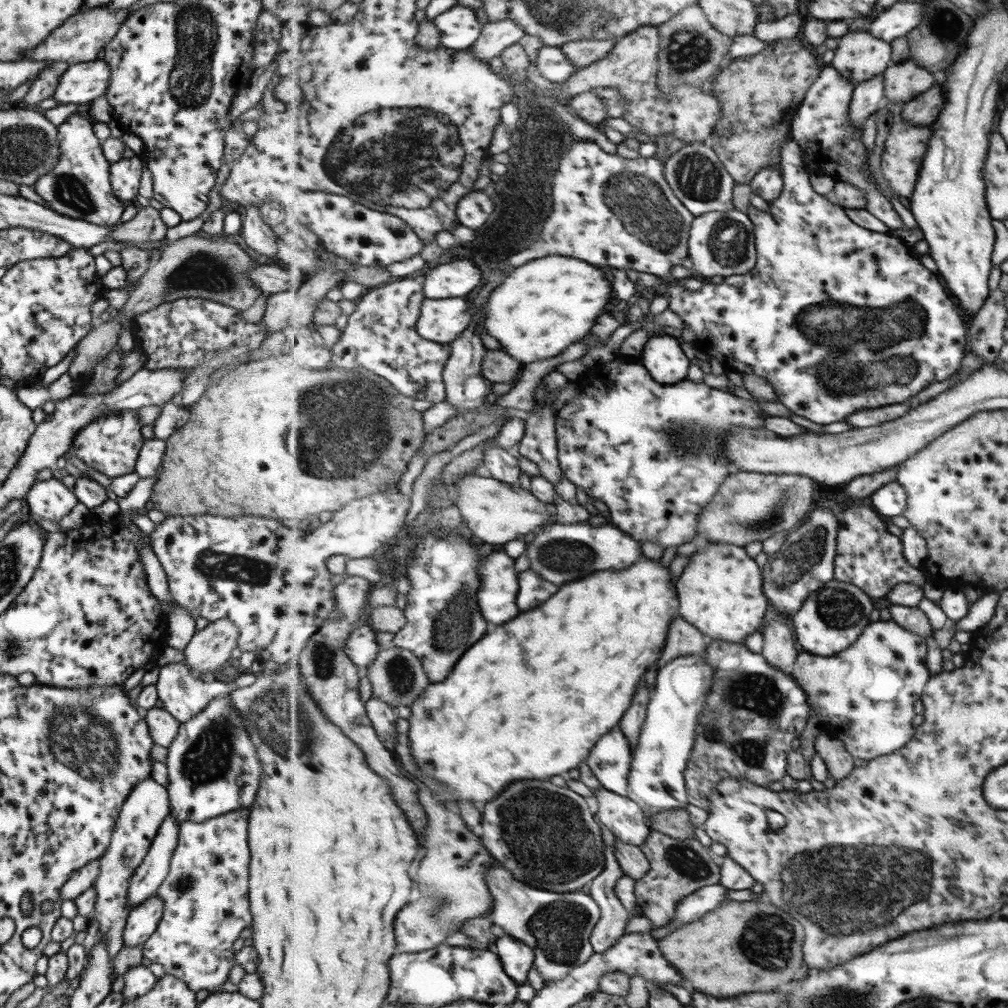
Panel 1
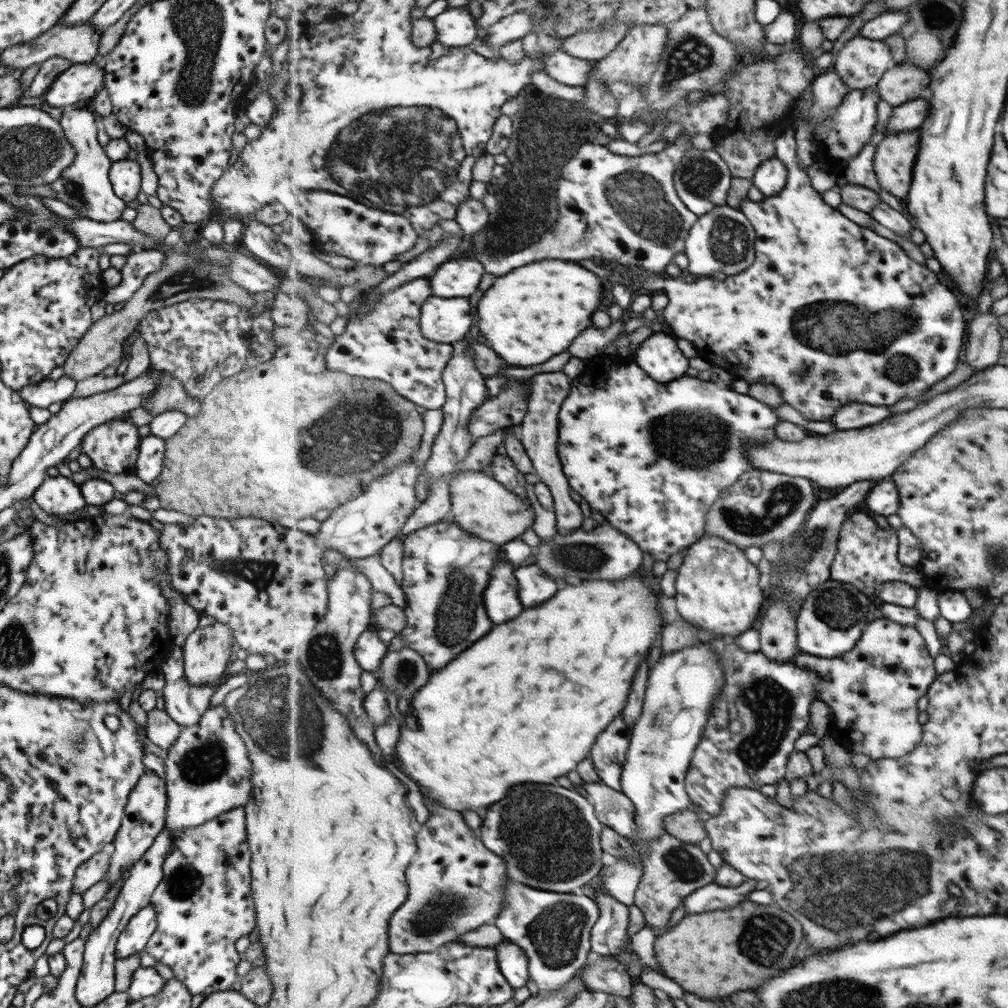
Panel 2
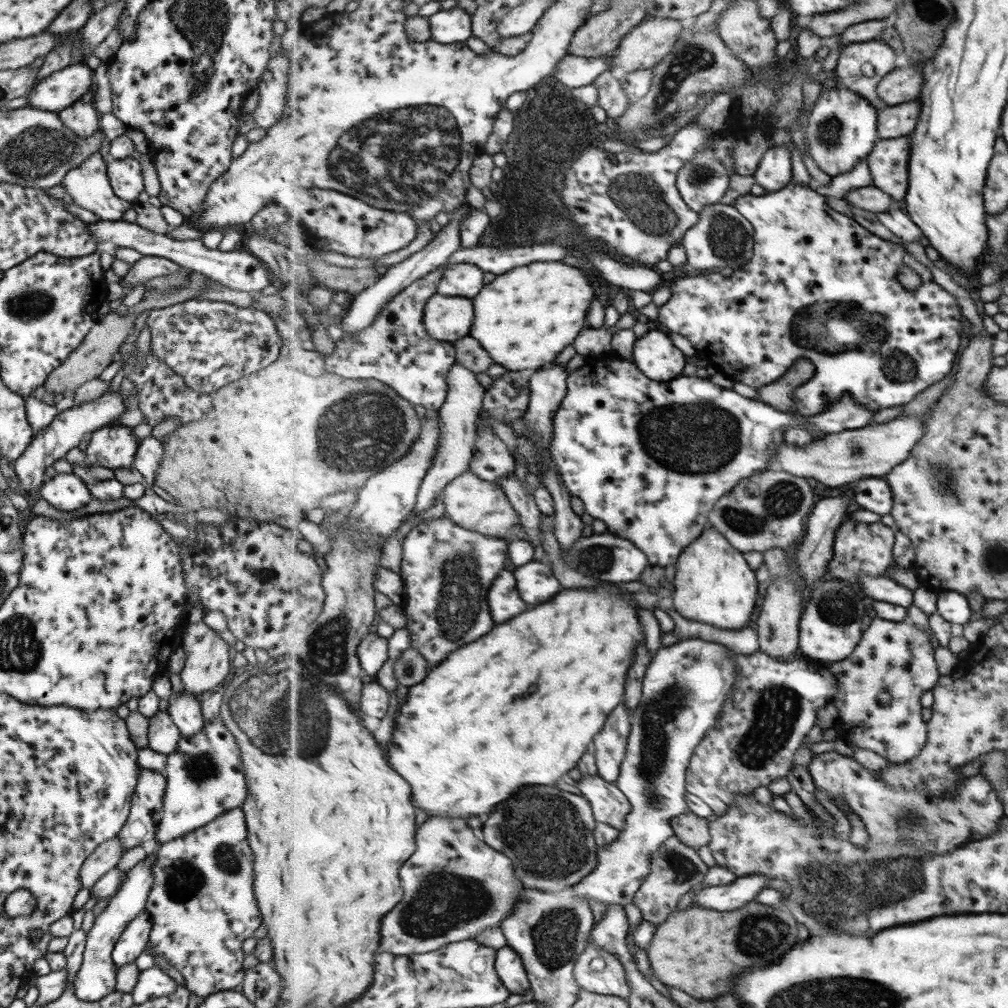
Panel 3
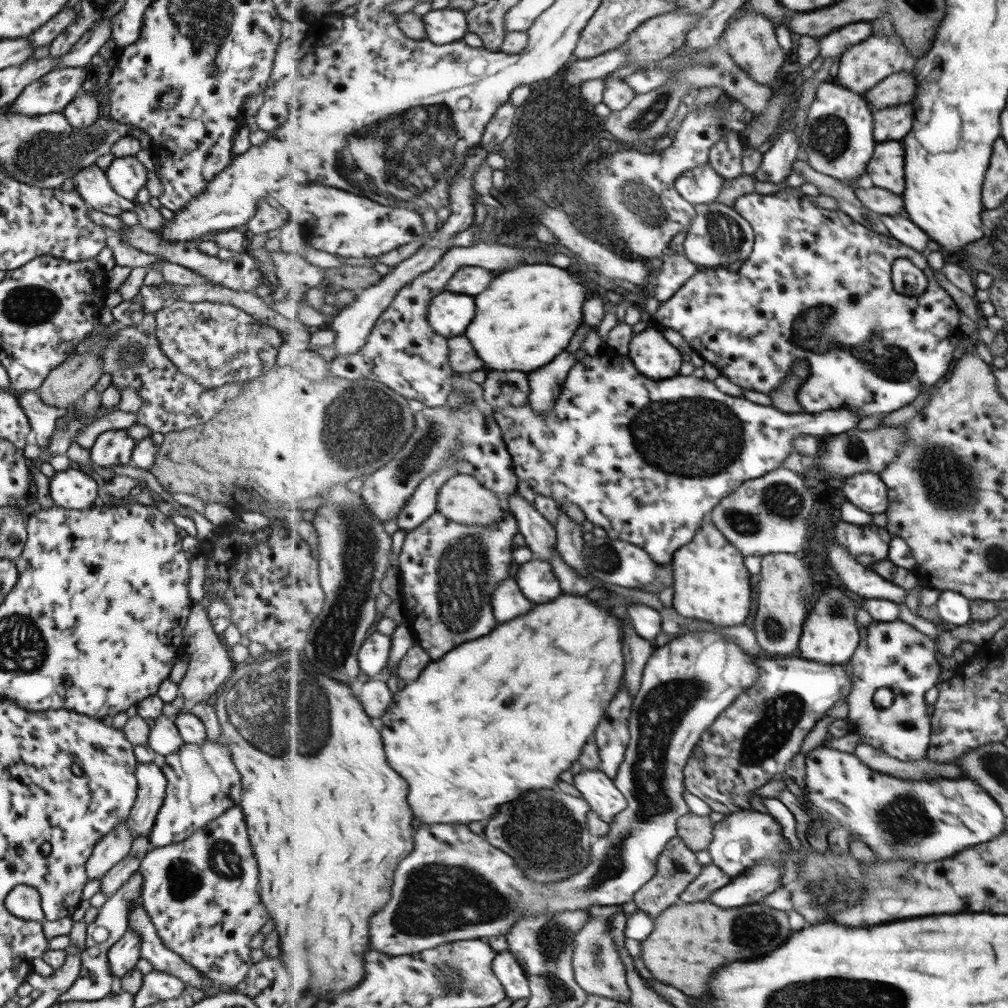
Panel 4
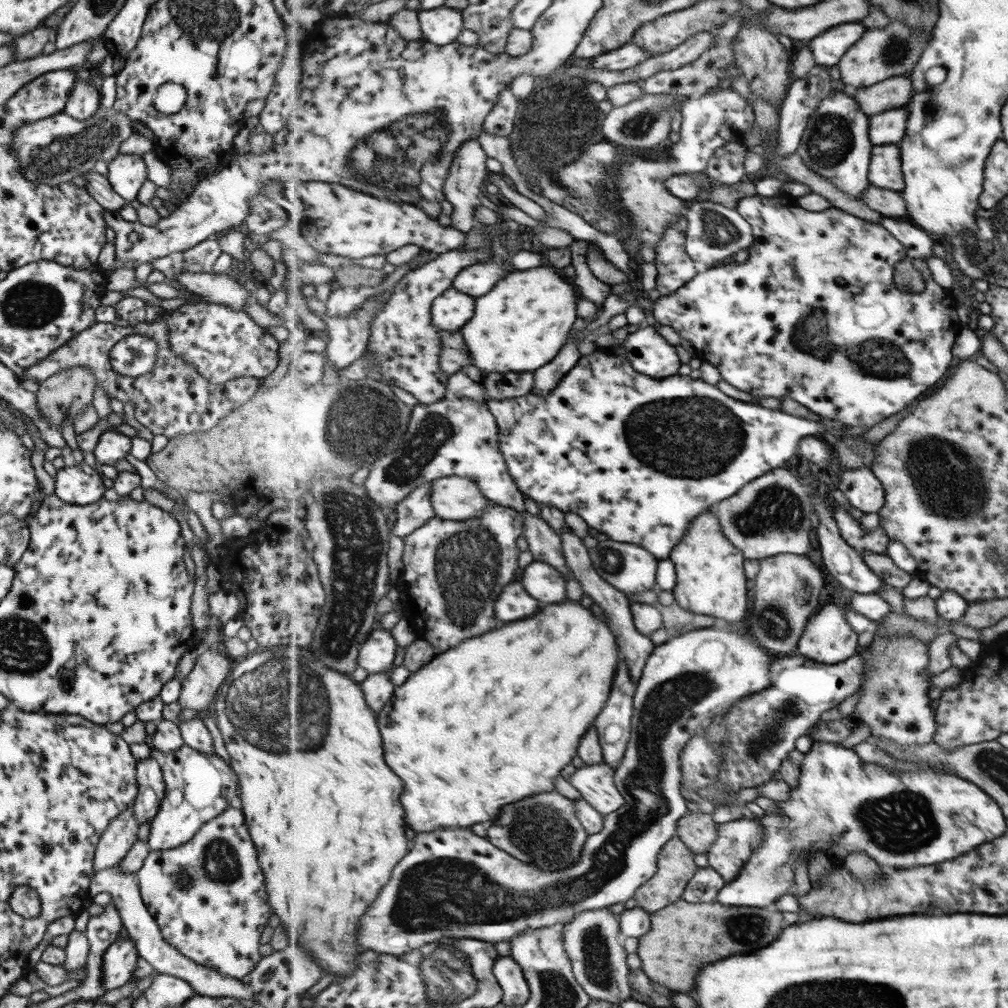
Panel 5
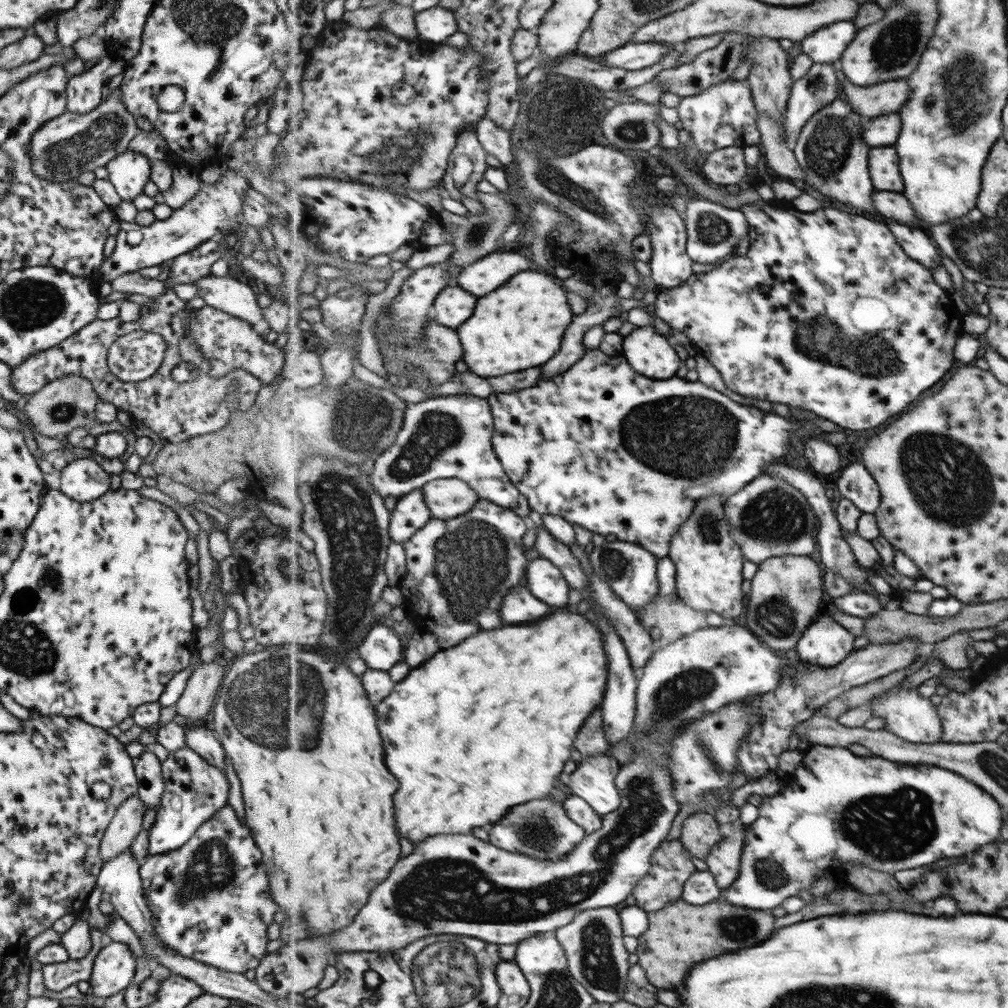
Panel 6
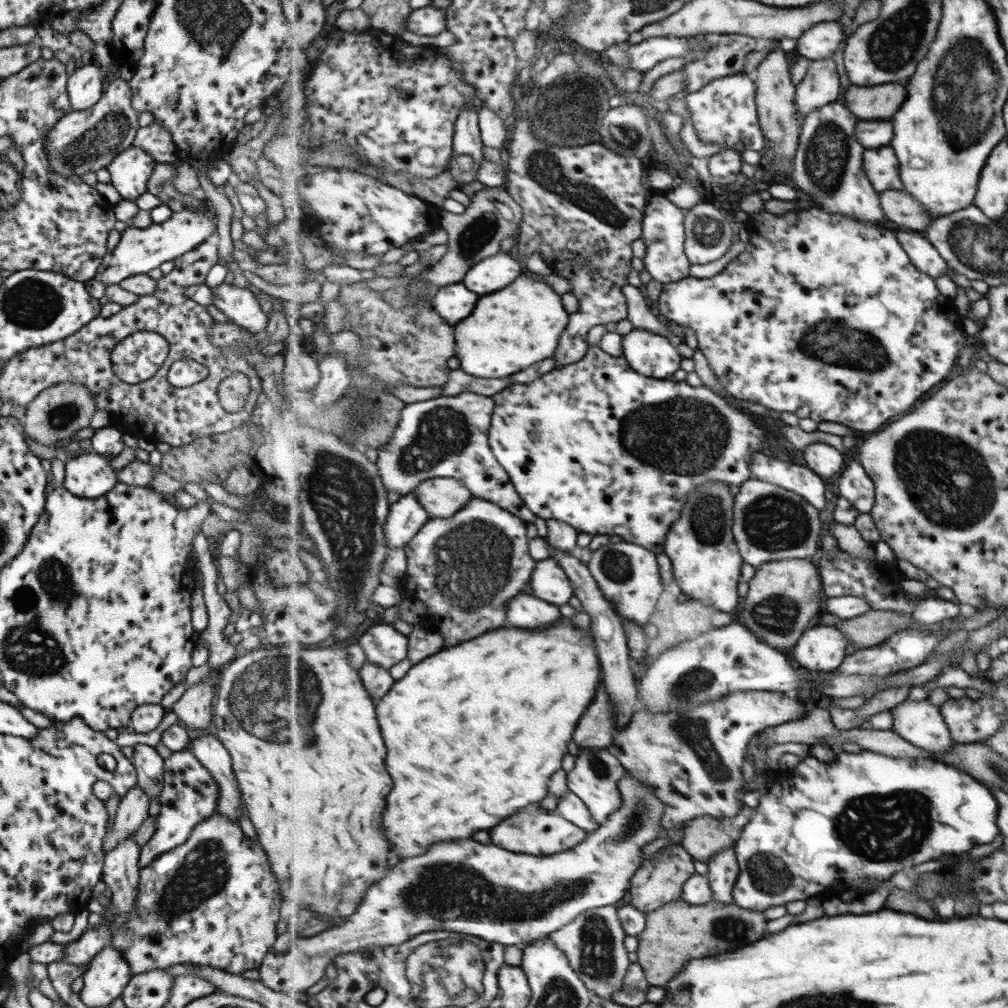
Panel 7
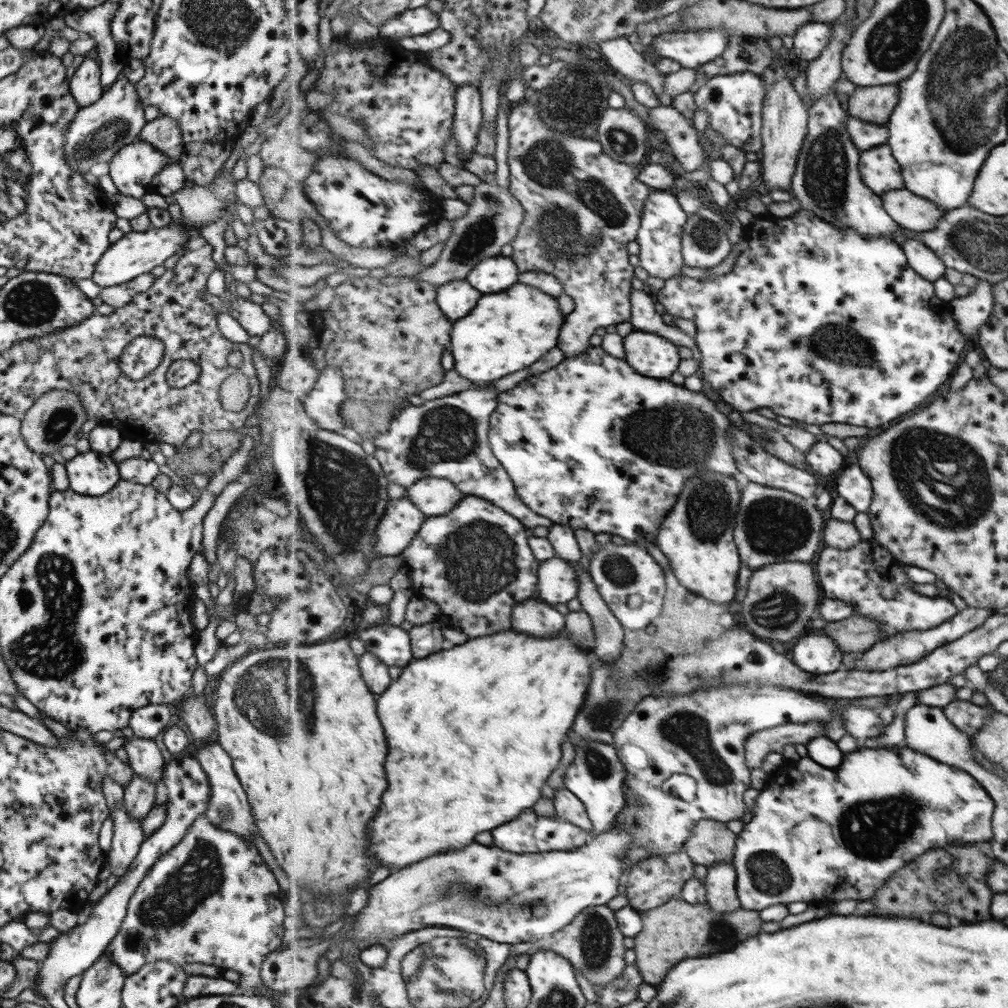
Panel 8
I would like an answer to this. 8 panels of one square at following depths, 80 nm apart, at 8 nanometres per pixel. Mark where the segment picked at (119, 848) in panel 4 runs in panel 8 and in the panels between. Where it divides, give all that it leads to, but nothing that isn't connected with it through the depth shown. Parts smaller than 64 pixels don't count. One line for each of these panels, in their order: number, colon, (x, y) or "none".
5: (121, 833)
6: (124, 825)
7: (131, 811)
8: (138, 795)

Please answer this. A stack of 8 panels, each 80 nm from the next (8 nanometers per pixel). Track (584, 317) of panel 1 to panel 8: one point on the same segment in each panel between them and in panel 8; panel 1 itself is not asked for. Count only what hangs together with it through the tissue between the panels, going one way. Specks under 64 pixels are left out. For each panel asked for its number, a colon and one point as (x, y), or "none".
2: (535, 312)
3: (526, 318)
4: (528, 317)
5: (520, 327)
6: (520, 326)
7: (509, 331)
8: (507, 332)

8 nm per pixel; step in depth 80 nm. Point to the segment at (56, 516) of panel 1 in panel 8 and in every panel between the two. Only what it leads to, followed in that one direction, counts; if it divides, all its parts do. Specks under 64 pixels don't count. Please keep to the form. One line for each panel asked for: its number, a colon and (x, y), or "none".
2: (55, 495)
3: (65, 491)
4: (75, 489)
5: (79, 485)
6: (83, 480)
7: (89, 476)
8: (92, 474)

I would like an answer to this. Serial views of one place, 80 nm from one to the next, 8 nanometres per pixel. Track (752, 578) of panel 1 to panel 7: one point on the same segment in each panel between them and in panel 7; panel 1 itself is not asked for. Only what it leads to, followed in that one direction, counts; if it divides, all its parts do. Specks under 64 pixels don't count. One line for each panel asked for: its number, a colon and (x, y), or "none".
2: (718, 588)
3: (714, 583)
4: (712, 583)
5: (711, 570)
6: (709, 563)
7: (708, 563)

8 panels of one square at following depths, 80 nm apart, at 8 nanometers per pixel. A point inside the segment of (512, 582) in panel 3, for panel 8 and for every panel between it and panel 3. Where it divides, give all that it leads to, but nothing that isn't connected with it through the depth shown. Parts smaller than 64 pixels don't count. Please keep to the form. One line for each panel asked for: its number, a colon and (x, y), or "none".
4: (509, 602)
5: (516, 604)
6: (521, 604)
7: (529, 611)
8: (534, 616)

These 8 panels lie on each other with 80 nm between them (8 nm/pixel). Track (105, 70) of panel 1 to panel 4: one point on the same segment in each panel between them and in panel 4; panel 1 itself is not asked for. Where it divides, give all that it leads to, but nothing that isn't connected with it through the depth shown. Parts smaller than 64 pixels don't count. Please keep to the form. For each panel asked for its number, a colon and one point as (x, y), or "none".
2: (82, 81)
3: (62, 87)
4: (51, 92)

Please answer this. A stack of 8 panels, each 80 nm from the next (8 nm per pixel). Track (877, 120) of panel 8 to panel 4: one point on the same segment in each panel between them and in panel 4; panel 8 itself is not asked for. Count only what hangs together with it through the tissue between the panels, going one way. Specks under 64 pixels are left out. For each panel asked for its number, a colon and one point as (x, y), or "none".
4: (901, 88)
5: (896, 92)
6: (887, 97)
7: (877, 102)

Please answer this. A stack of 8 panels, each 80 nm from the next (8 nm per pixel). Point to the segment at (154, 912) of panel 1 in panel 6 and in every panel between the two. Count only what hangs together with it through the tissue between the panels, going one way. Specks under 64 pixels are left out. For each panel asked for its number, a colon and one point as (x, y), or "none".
2: (135, 934)
3: (131, 942)
4: (122, 956)
5: (118, 961)
6: (113, 967)

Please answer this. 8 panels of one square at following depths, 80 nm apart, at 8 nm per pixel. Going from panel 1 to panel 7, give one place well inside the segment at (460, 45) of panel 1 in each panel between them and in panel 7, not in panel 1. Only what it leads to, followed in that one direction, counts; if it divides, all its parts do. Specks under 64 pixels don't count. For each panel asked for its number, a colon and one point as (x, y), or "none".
2: (456, 26)
3: (451, 26)
4: (448, 25)
5: (441, 25)
6: (436, 24)
7: (428, 21)

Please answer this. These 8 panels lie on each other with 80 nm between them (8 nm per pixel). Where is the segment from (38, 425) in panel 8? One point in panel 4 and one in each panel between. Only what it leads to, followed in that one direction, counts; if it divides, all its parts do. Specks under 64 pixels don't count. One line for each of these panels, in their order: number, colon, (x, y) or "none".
4: (65, 384)
5: (61, 396)
6: (67, 402)
7: (56, 412)

